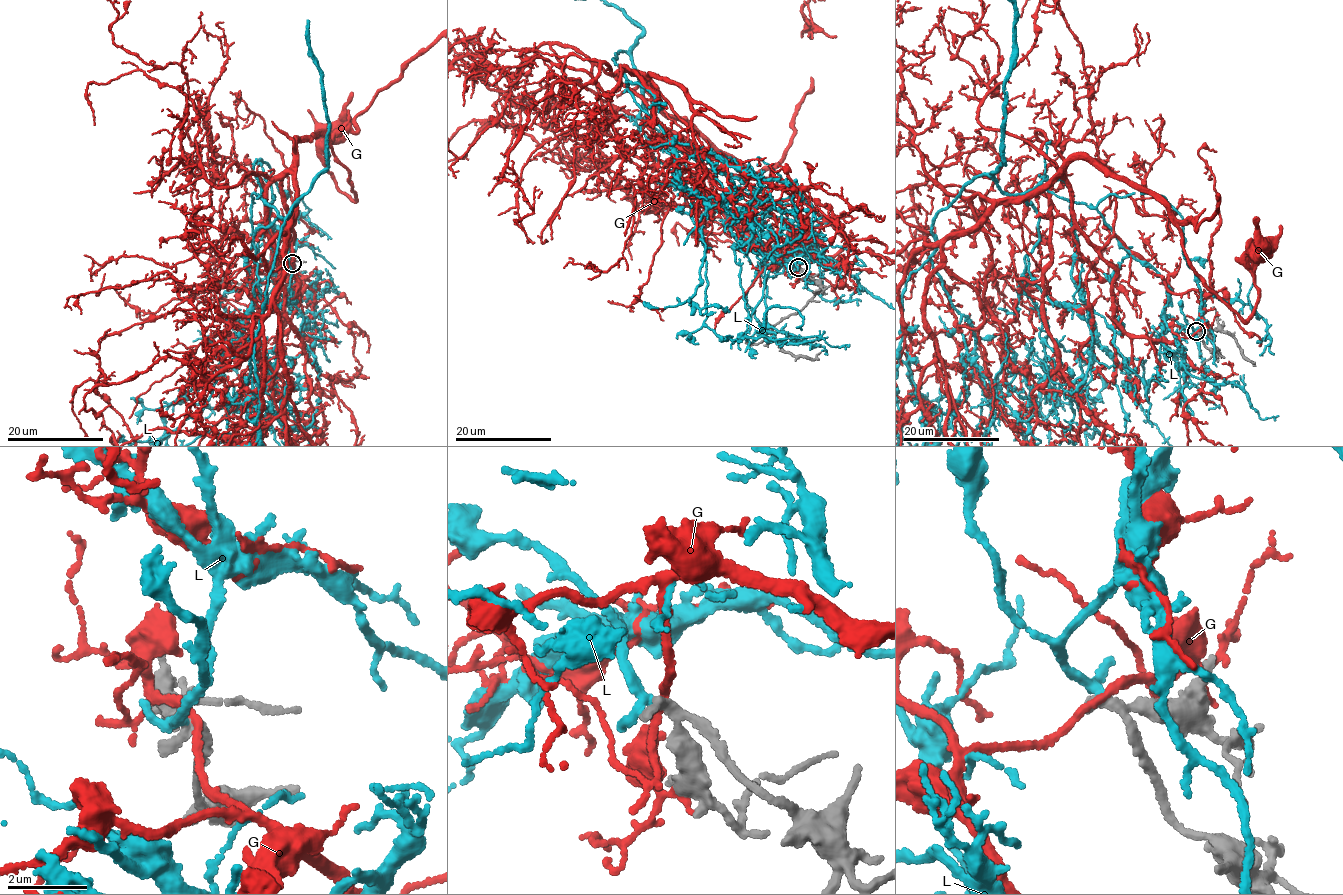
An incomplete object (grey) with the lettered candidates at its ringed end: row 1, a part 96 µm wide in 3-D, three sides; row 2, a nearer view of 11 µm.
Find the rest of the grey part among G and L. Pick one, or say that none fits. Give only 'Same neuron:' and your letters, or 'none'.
Same neuron: L

